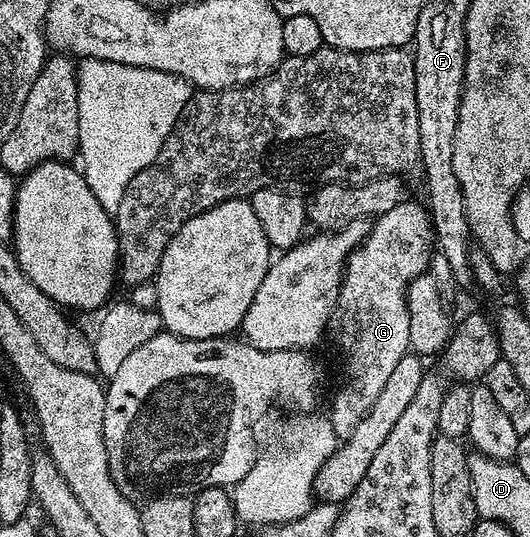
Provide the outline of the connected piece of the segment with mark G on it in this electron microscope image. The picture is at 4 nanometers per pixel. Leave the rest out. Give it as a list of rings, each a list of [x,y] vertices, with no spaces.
[[[400,200],[393,211],[385,211],[374,218],[367,238],[347,257],[347,265],[343,269],[343,282],[337,295],[335,309],[329,322],[329,337],[335,340],[339,353],[343,356],[343,382],[335,389],[331,397],[331,432],[335,435],[346,435],[354,431],[364,419],[368,411],[377,403],[377,395],[389,383],[389,375],[395,370],[397,363],[409,353],[409,307],[407,306],[407,289],[413,279],[424,276],[428,272],[427,264],[433,254],[433,234],[431,232],[431,216],[427,214],[426,204],[415,201]]]

